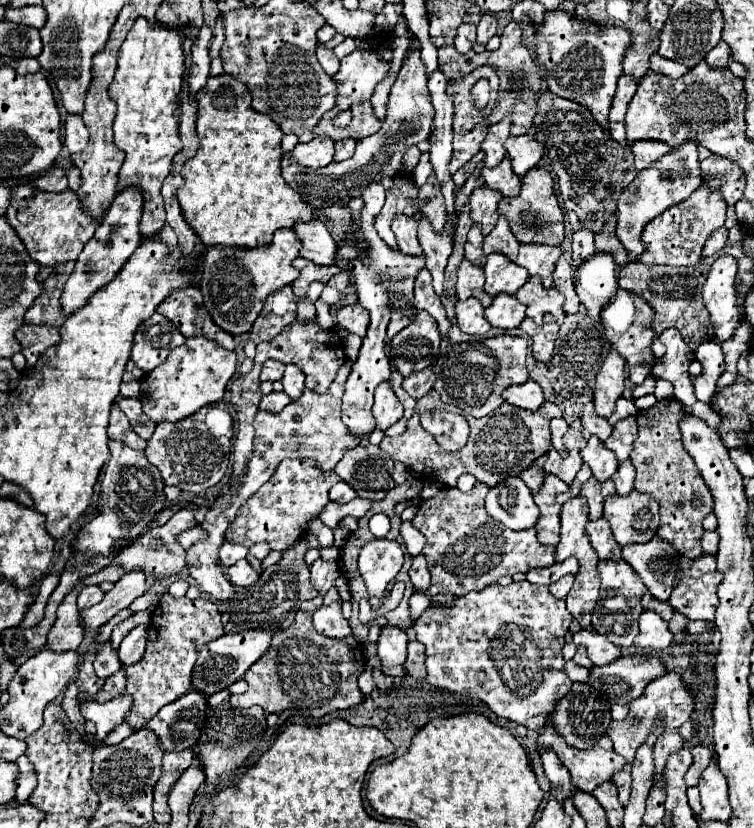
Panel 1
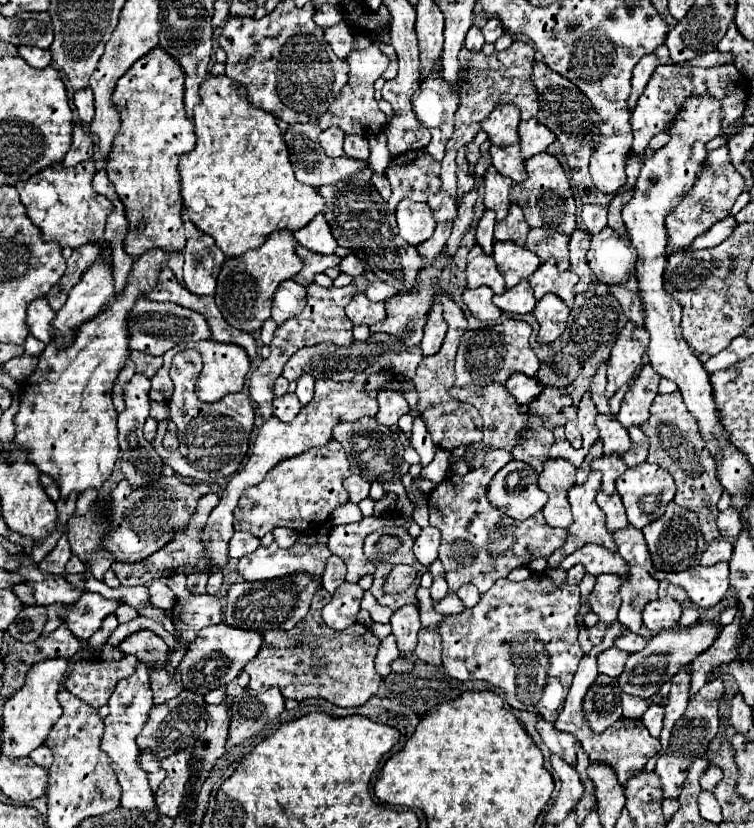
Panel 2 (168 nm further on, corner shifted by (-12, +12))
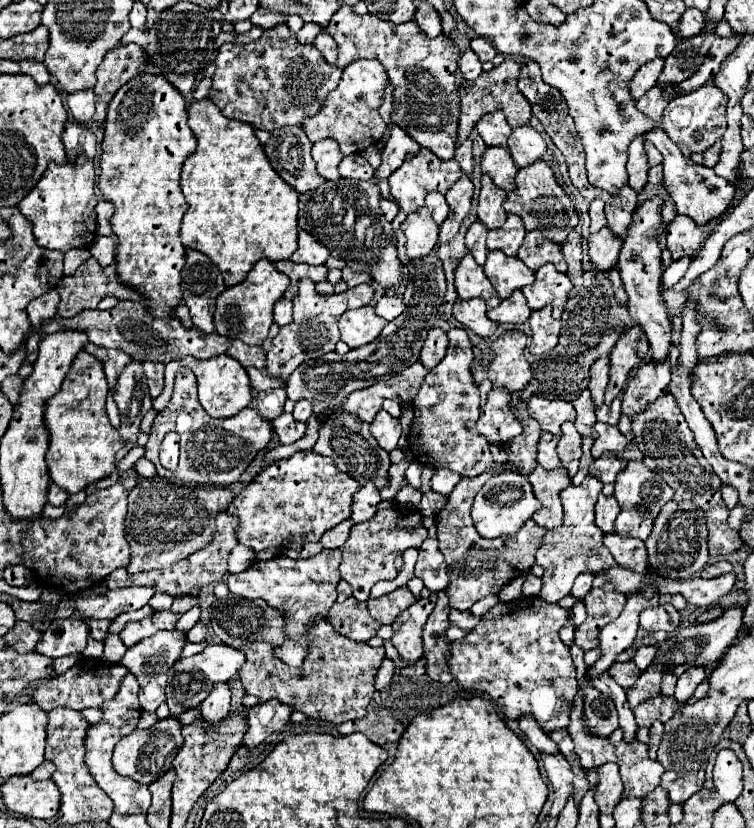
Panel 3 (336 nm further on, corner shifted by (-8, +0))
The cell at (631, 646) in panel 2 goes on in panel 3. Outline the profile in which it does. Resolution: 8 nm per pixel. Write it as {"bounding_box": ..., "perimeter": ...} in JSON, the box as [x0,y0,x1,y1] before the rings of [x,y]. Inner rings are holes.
{"bounding_box":[634,646,656,670],"perimeter":[[[640,646],[636,652],[634,652],[634,662],[640,670],[646,670],[650,664],[652,664],[652,658],[656,656],[656,646]]]}

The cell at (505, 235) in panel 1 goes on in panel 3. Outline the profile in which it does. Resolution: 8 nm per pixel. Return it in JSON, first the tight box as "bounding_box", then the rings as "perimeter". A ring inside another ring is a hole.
{"bounding_box":[488,214,526,256],"perimeter":[[[508,214],[508,220],[502,228],[488,232],[488,250],[502,250],[506,256],[516,256],[518,248],[522,246],[522,240],[526,236],[524,224],[516,214]]]}

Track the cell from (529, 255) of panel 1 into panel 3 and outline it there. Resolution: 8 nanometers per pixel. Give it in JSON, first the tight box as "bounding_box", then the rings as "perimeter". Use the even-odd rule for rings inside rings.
{"bounding_box":[518,232,566,272],"perimeter":[[[528,232],[524,238],[524,244],[518,250],[518,258],[530,268],[538,270],[544,264],[554,264],[558,272],[566,272],[566,262],[562,256],[562,248],[548,238],[544,238],[540,232]]]}

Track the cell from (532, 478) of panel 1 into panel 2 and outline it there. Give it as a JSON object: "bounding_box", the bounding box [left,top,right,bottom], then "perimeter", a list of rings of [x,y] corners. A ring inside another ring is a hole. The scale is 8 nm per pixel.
{"bounding_box":[512,418,554,474],"perimeter":[[[532,418],[532,430],[520,436],[516,450],[512,450],[512,456],[516,460],[528,462],[540,474],[544,462],[548,460],[548,450],[552,442],[554,442],[552,430],[544,430],[544,426],[540,426],[540,418]]]}

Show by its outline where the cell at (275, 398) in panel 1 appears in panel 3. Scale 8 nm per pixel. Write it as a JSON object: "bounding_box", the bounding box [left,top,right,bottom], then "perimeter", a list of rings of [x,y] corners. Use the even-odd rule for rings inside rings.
{"bounding_box":[272,412,306,444],"perimeter":[[[288,412],[280,414],[278,418],[274,418],[272,426],[274,426],[274,432],[278,434],[278,438],[280,438],[282,444],[296,442],[298,438],[304,436],[304,430],[306,430],[306,424],[294,420],[294,416],[288,414]]]}

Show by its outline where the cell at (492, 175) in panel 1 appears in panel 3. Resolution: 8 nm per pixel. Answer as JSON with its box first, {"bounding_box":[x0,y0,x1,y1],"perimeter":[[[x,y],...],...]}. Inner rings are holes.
{"bounding_box":[482,148,516,192],"perimeter":[[[488,148],[482,156],[482,172],[488,174],[494,184],[506,192],[516,188],[516,164],[506,148]]]}

